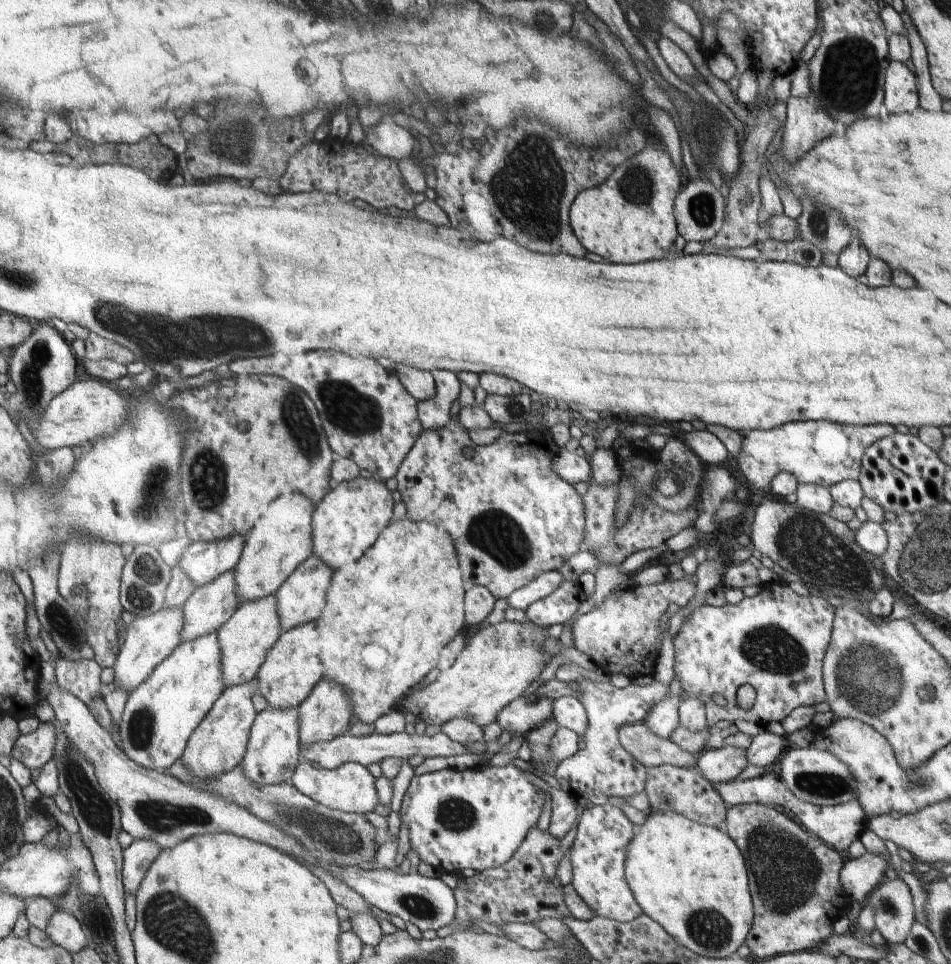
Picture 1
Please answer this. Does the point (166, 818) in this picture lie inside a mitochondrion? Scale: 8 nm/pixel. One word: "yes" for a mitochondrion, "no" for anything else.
yes

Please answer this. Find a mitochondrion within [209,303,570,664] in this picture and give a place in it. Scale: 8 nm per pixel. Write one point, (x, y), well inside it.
(494, 533)

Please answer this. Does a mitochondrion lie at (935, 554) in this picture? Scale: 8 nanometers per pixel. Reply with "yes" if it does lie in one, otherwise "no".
yes

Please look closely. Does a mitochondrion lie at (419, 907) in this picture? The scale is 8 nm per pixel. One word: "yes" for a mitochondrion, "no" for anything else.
yes

